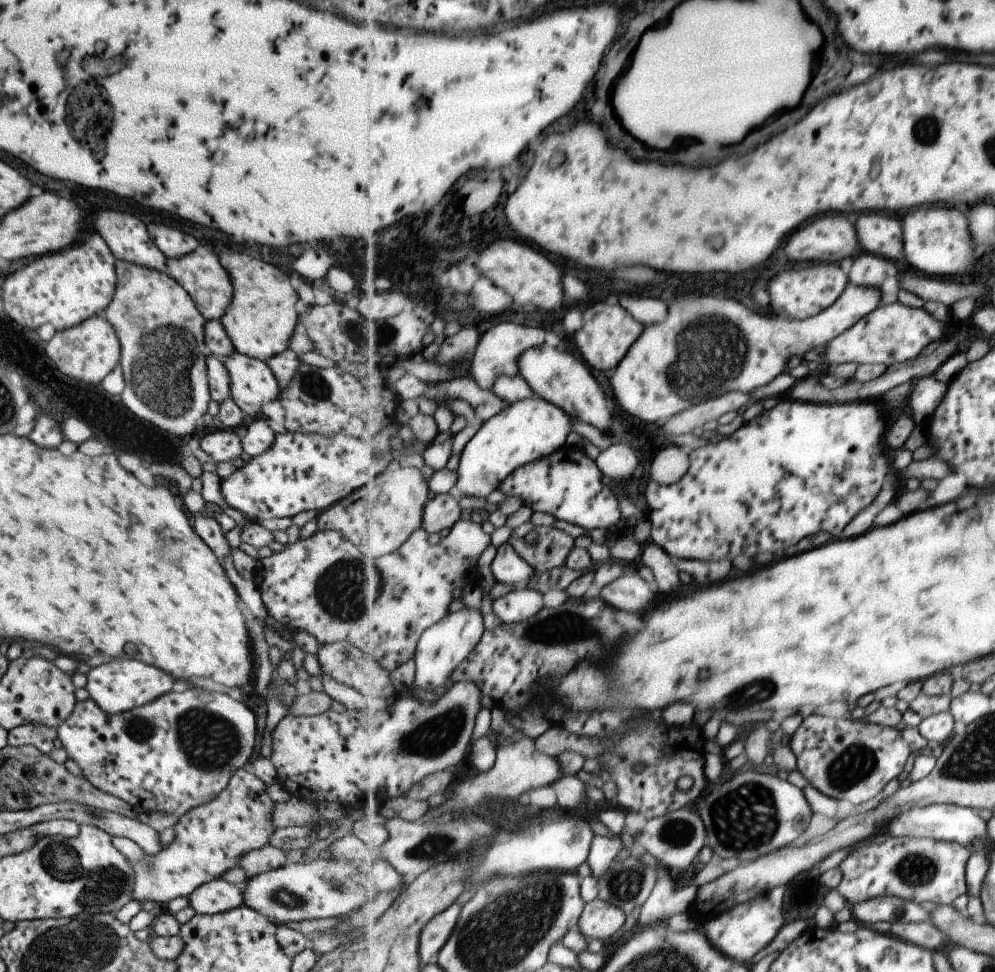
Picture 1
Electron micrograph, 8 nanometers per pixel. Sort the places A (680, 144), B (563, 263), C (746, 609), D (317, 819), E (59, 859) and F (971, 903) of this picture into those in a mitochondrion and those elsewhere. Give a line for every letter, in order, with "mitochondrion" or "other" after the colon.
A: other
B: other
C: other
D: other
E: mitochondrion
F: other

